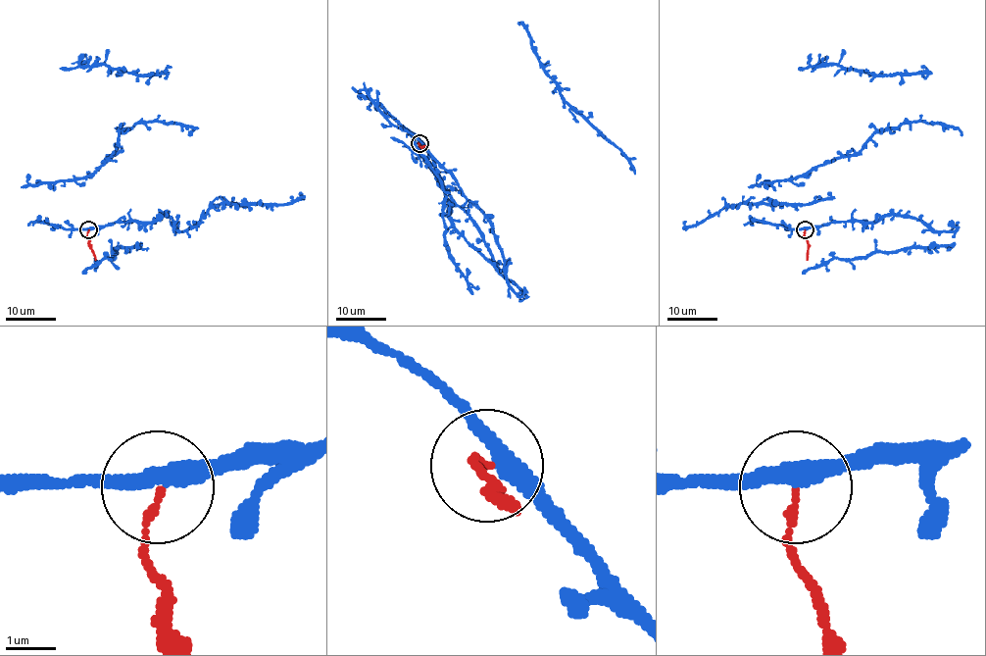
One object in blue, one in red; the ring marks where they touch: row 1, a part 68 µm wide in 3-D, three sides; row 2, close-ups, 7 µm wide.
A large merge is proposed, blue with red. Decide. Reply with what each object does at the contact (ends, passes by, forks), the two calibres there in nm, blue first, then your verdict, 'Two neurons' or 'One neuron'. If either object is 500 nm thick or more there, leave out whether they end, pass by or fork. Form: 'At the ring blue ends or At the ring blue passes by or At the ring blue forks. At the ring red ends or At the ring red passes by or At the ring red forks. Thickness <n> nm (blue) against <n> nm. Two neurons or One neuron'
At the ring blue passes by. At the ring red ends. Thickness 360 nm (blue) against 120 nm. Two neurons

